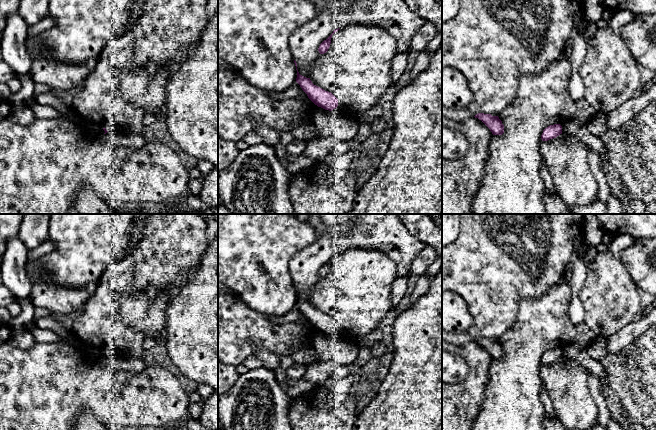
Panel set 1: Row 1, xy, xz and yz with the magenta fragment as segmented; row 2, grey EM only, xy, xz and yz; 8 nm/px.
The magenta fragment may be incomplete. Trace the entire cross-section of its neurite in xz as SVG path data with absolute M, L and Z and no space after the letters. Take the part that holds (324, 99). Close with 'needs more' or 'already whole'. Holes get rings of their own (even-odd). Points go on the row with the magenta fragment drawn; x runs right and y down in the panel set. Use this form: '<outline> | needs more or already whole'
M297 70L296 82L302 90L307 94L308 98L318 107L332 111L338 106L338 99L328 91L314 85L310 78L306 78L299 74Z | already whole

